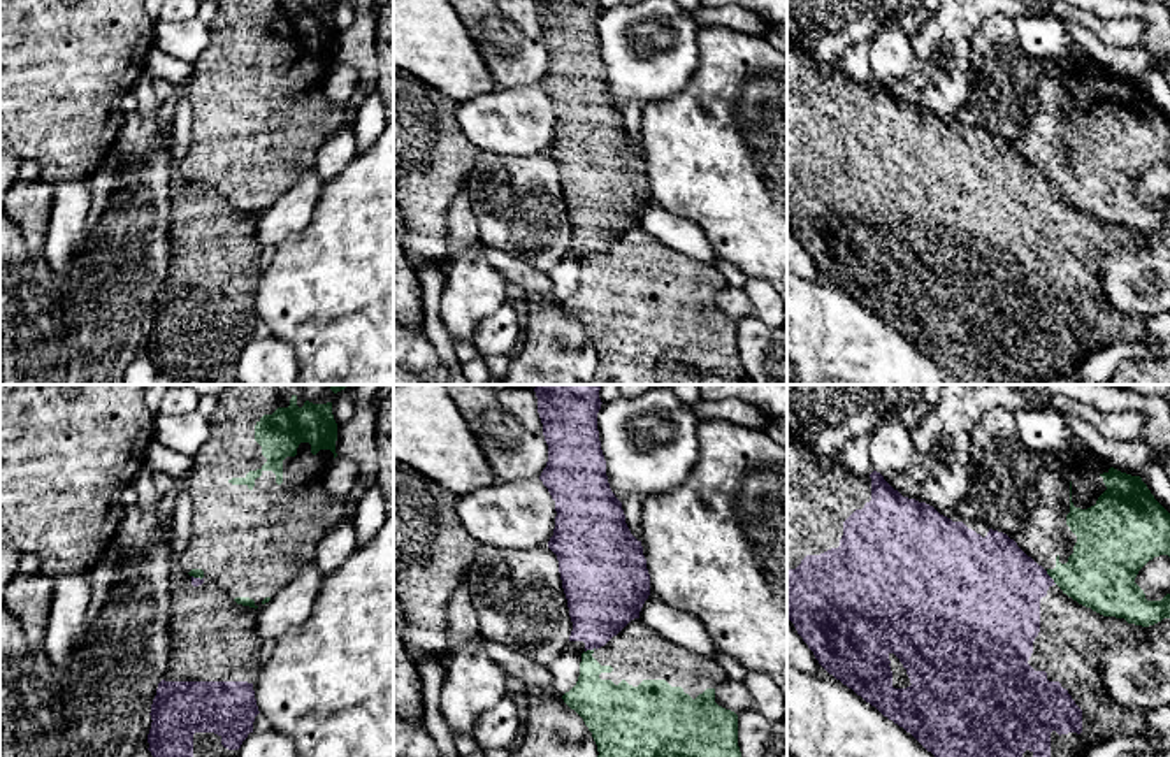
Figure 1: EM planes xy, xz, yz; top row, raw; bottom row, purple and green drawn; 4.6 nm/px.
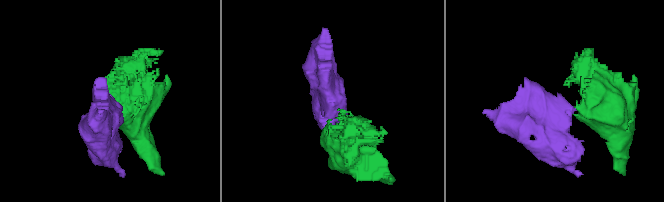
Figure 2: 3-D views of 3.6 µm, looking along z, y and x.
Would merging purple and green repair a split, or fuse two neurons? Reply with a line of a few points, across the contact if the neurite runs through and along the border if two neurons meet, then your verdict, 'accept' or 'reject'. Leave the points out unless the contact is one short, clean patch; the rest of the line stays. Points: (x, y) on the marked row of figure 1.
yz (1046, 571), (1056, 583) | reject

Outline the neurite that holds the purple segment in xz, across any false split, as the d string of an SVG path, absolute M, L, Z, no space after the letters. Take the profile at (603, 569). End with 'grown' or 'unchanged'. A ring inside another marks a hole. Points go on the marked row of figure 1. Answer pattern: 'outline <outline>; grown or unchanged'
outline M538 385L538 413L548 444L548 462L539 479L555 501L555 529L548 548L557 555L573 631L569 650L581 655L604 646L639 611L650 595L650 574L622 502L610 488L601 450L597 413L601 385Z; grown

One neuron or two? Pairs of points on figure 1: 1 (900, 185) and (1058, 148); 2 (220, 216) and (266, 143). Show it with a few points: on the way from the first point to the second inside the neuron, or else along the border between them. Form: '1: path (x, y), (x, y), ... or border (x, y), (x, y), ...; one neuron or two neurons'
1: border (1012, 146), (1046, 178); two neurons
2: border (204, 188), (213, 188), (238, 209), (255, 216); two neurons

